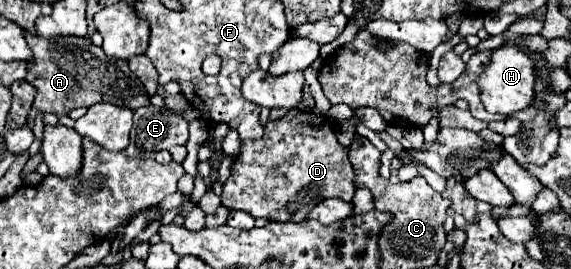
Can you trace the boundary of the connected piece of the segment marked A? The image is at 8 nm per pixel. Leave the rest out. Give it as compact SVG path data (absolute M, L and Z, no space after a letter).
M24 31L24 39L32 49L32 61L28 61L26 81L36 87L36 99L32 103L28 127L34 125L36 113L54 113L62 117L76 107L92 107L102 101L130 109L138 109L150 103L146 89L128 69L128 63L124 59L108 57L102 47L96 47L88 37L66 35L44 39L40 35Z

